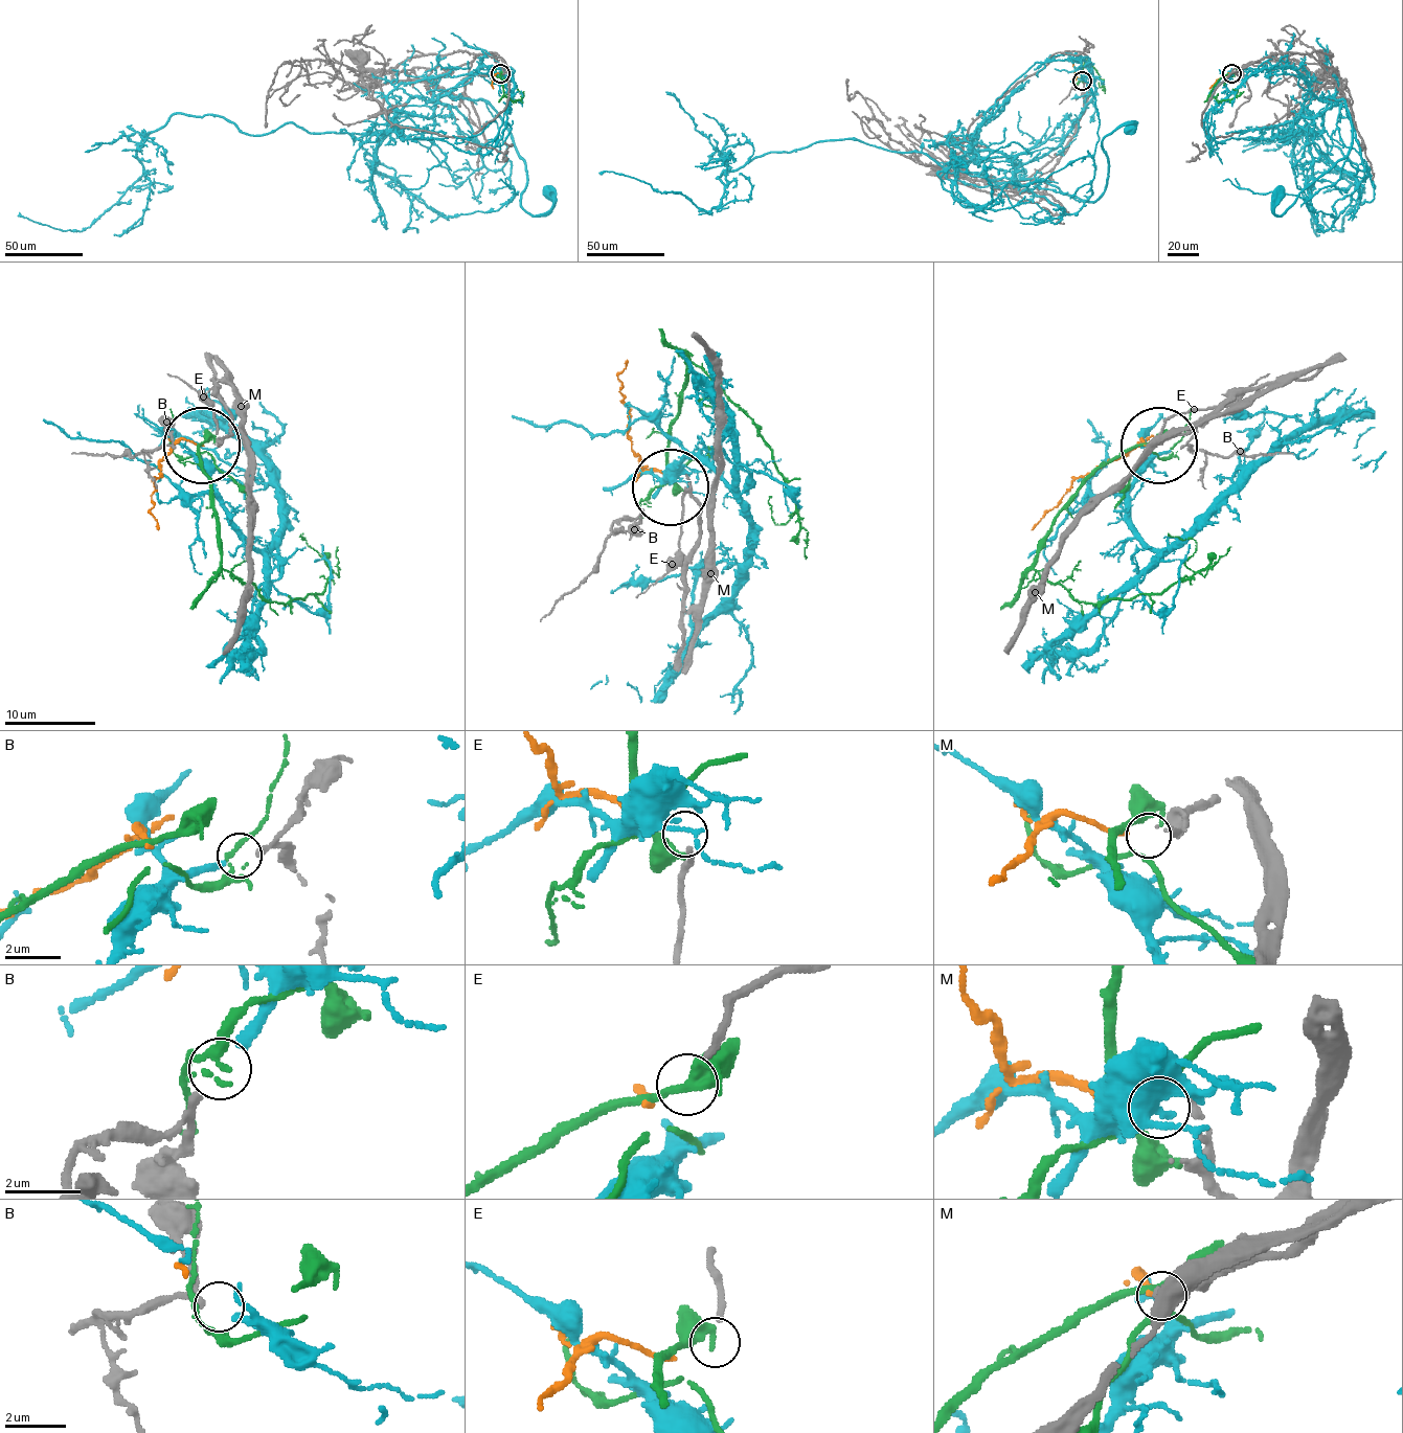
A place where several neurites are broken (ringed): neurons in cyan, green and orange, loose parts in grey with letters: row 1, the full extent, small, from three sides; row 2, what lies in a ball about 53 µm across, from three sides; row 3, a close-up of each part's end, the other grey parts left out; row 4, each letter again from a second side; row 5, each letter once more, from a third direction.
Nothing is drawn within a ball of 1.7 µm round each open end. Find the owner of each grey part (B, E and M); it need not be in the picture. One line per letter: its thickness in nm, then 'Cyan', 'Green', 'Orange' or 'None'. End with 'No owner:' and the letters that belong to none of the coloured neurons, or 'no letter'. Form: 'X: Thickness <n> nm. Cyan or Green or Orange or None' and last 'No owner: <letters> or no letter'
B: Thickness 150 nm. Cyan
E: Thickness 200 nm. None
M: Thickness 150 nm. Orange
No owner: E

